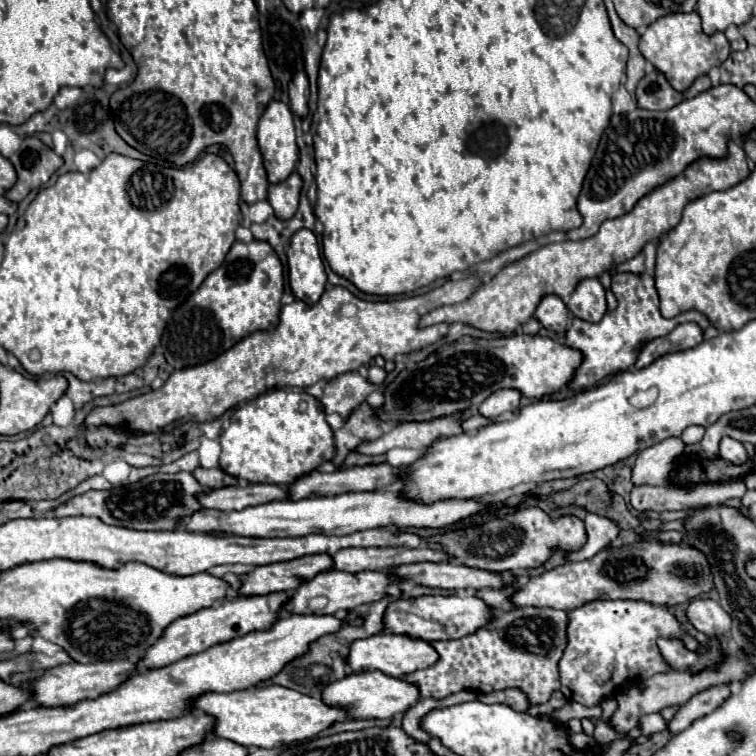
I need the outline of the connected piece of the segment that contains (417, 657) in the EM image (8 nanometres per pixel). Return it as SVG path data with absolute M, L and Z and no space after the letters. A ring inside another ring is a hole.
M381 631L377 635L371 635L367 639L357 639L351 643L349 647L349 655L347 655L347 667L353 673L365 673L365 671L381 671L389 677L403 677L411 671L429 667L431 663L435 663L439 655L435 655L435 649L421 639L411 639L407 635L393 635L387 631Z

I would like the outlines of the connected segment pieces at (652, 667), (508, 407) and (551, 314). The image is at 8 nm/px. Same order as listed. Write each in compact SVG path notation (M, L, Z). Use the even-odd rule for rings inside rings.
M589 601L573 611L567 611L569 623L567 623L567 647L563 651L563 657L559 659L559 675L561 675L561 693L569 701L577 701L581 705L597 705L601 697L613 695L613 689L619 689L621 685L629 683L629 679L649 679L657 673L667 673L667 667L663 667L663 659L659 659L659 647L657 639L659 635L675 635L675 631L685 631L679 627L677 619L659 605L651 605L645 601Z
M497 391L493 395L489 395L481 405L479 405L479 413L487 419L495 419L501 413L511 413L519 407L519 391Z
M545 295L535 311L539 323L555 333L563 333L569 327L569 309L559 295Z

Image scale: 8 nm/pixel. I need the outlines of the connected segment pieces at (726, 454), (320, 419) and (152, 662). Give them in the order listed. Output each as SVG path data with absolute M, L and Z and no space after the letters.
M723 437L721 439L721 453L719 453L721 459L733 463L733 465L745 465L751 457L747 453L747 449L743 447L743 443L731 439L731 437Z
M271 389L247 401L245 405L237 407L231 415L229 427L221 431L219 441L221 441L221 459L219 459L221 469L237 479L247 479L251 483L289 485L335 455L333 429L325 421L325 409L321 401L301 389Z
M271 593L271 595L253 595L253 597L233 597L215 603L213 607L199 609L191 615L179 617L171 625L165 627L163 635L145 651L145 655L137 661L137 671L145 673L151 669L167 667L187 655L201 653L217 643L225 643L227 639L235 639L239 635L247 635L247 631L259 631L259 627L271 627L275 615L279 611L279 603L287 599L285 593Z

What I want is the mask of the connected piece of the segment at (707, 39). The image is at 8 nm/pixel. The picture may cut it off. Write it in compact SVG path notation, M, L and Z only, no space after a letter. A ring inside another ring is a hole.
M697 11L671 13L671 15L659 17L655 23L647 25L647 31L641 35L639 49L643 57L655 65L655 69L667 75L667 81L677 91L685 91L697 77L709 73L711 67L719 67L731 53L729 41L721 31L713 35L703 33Z

